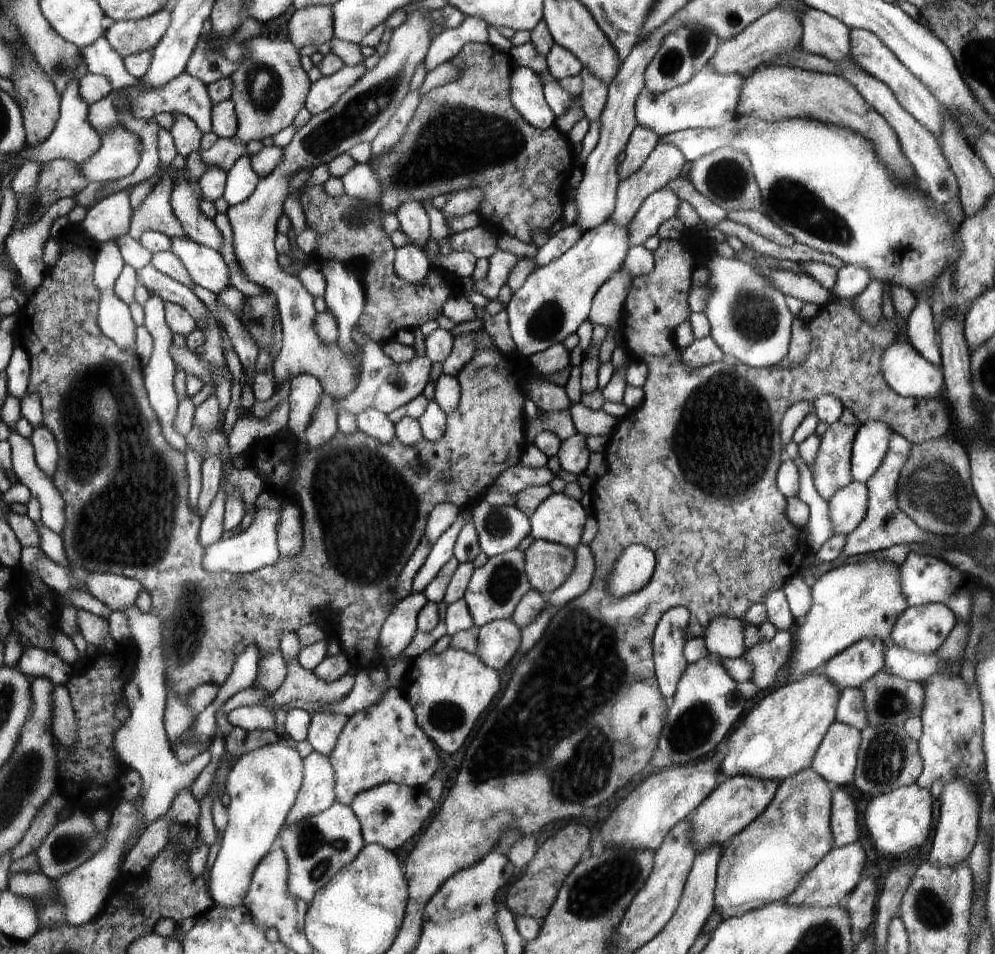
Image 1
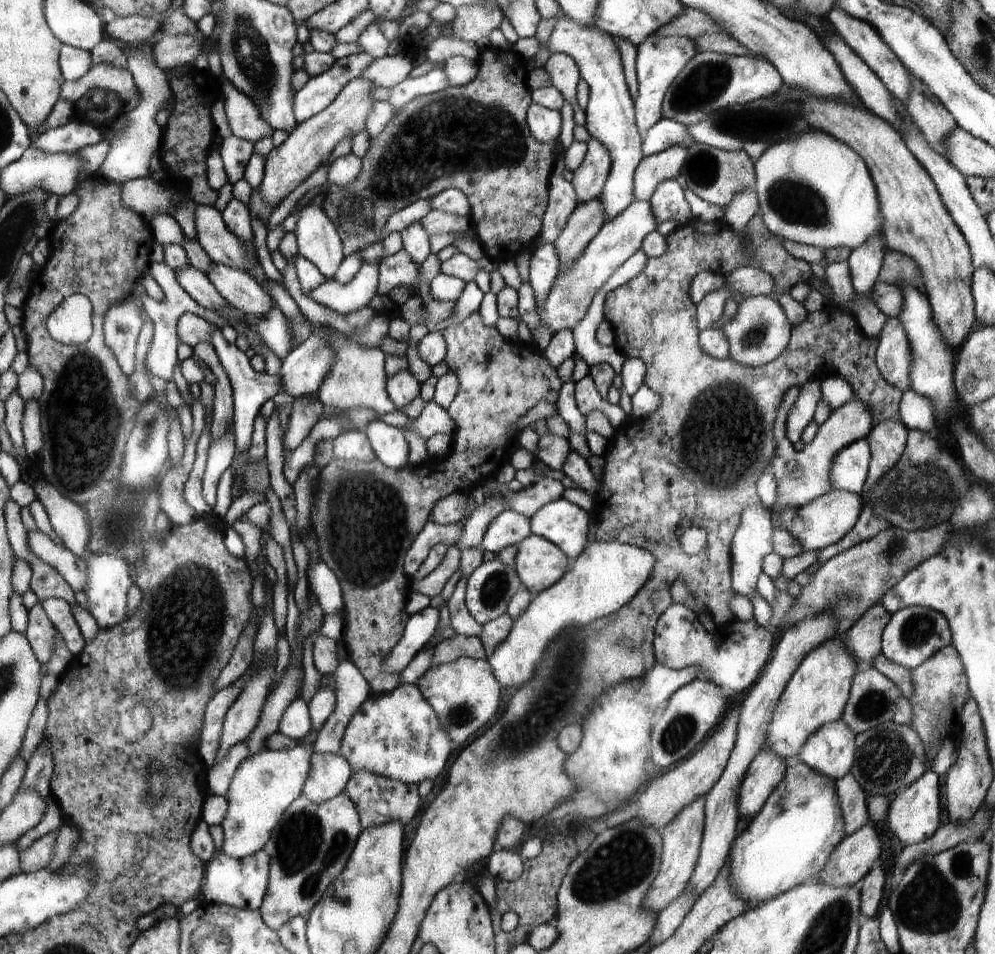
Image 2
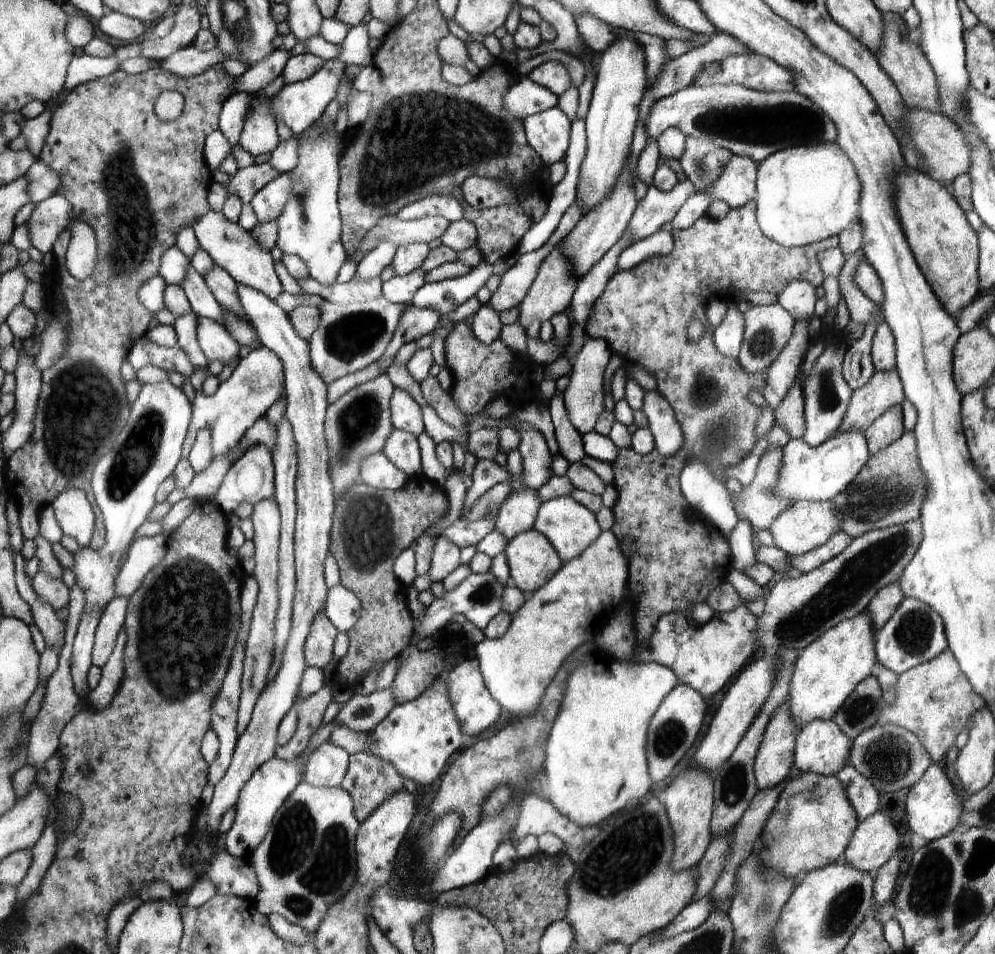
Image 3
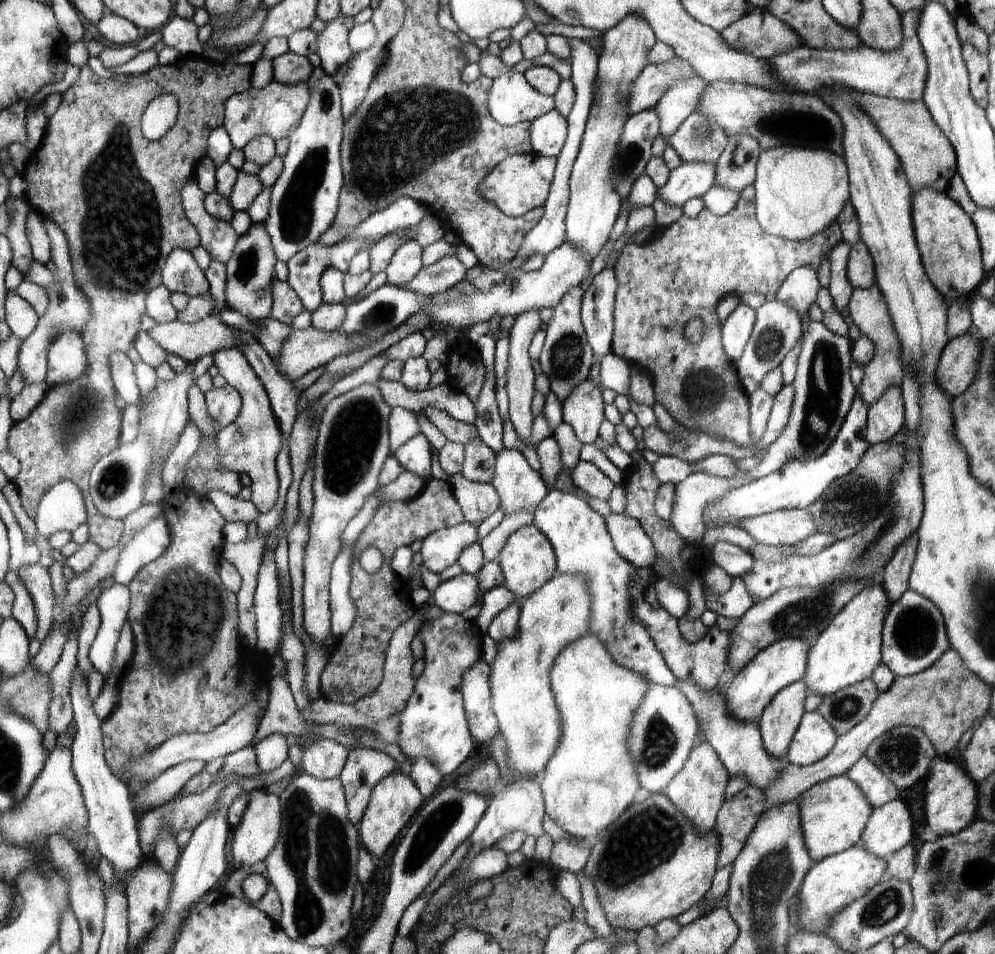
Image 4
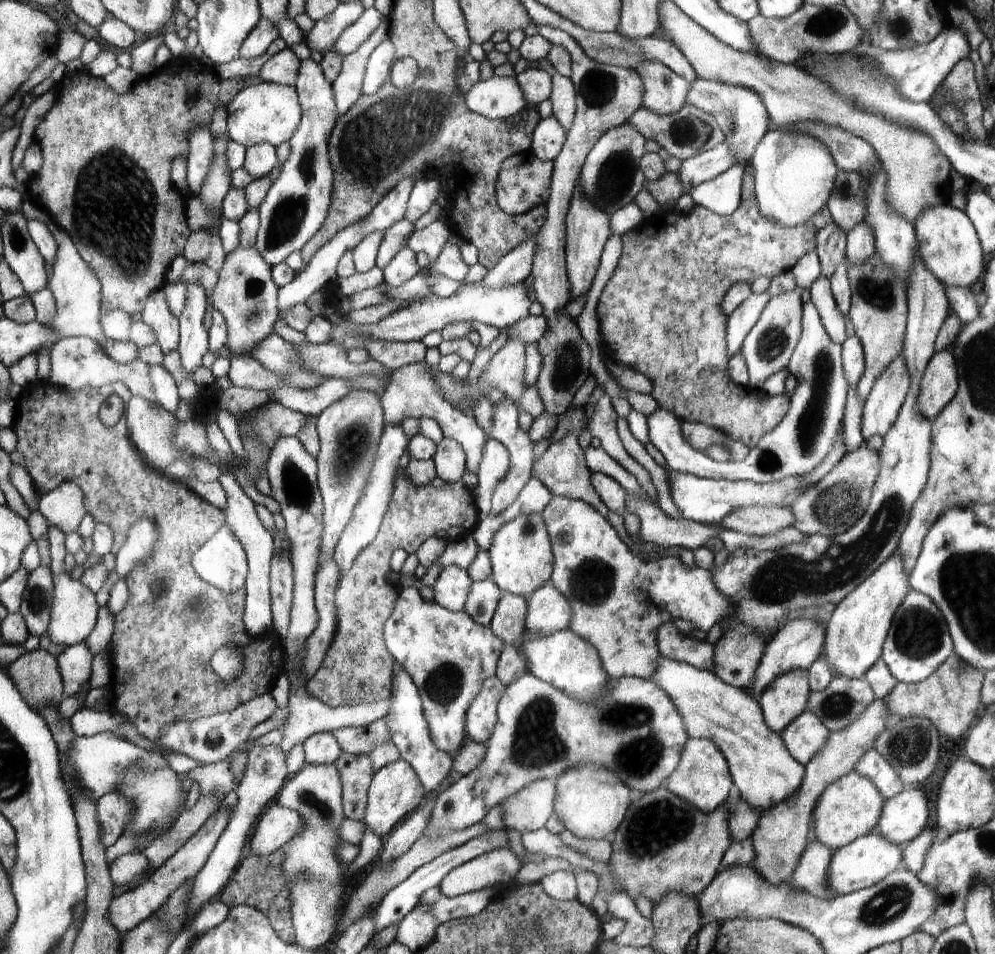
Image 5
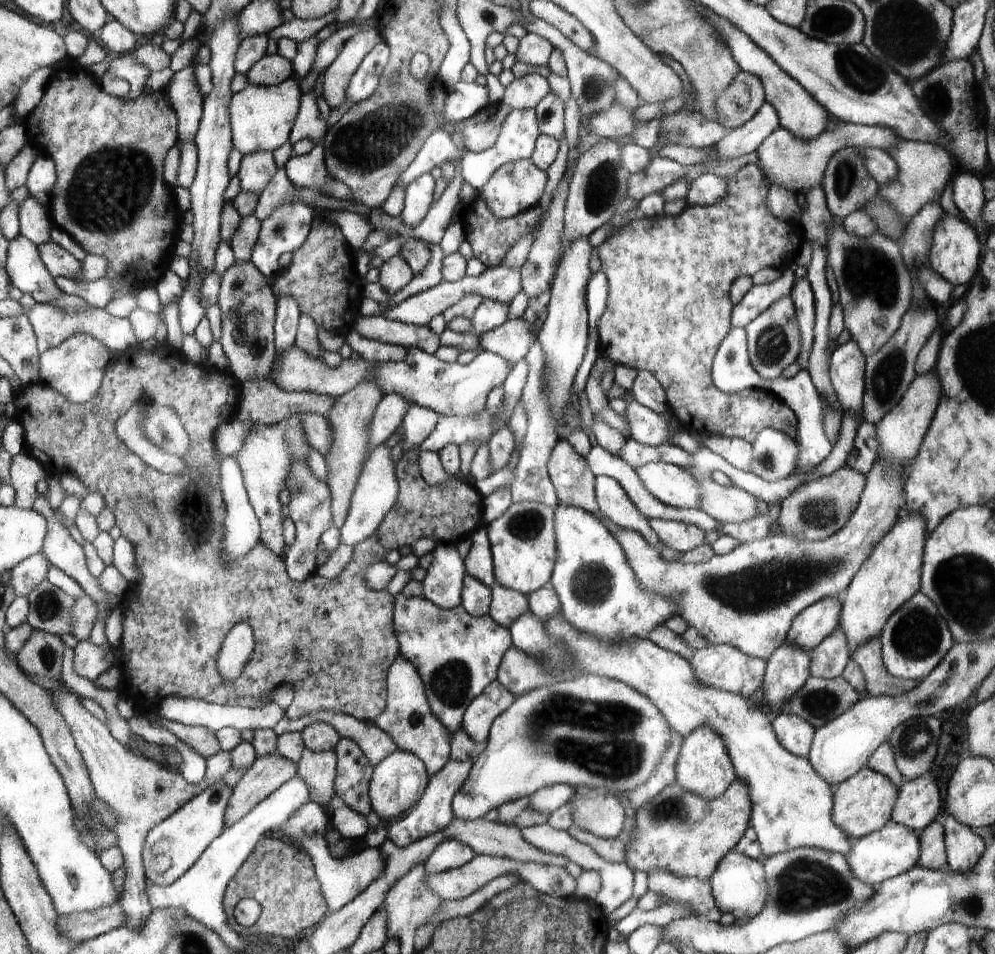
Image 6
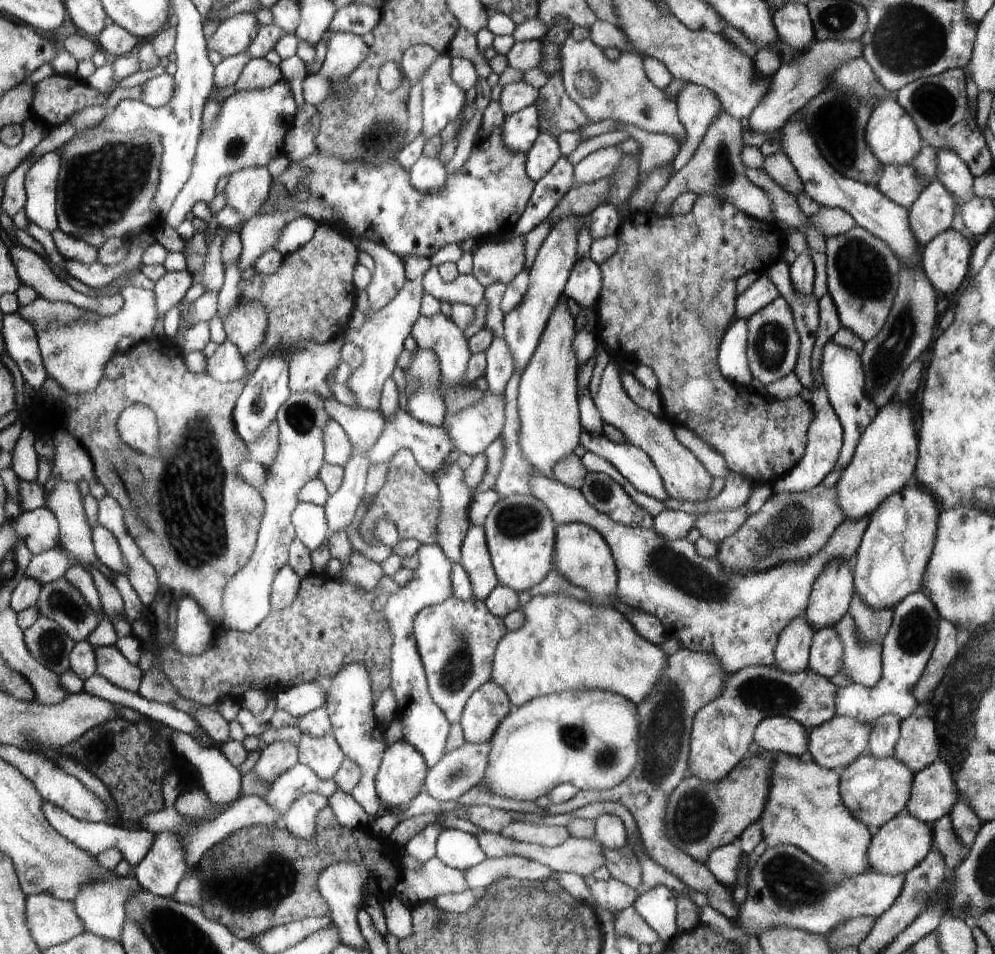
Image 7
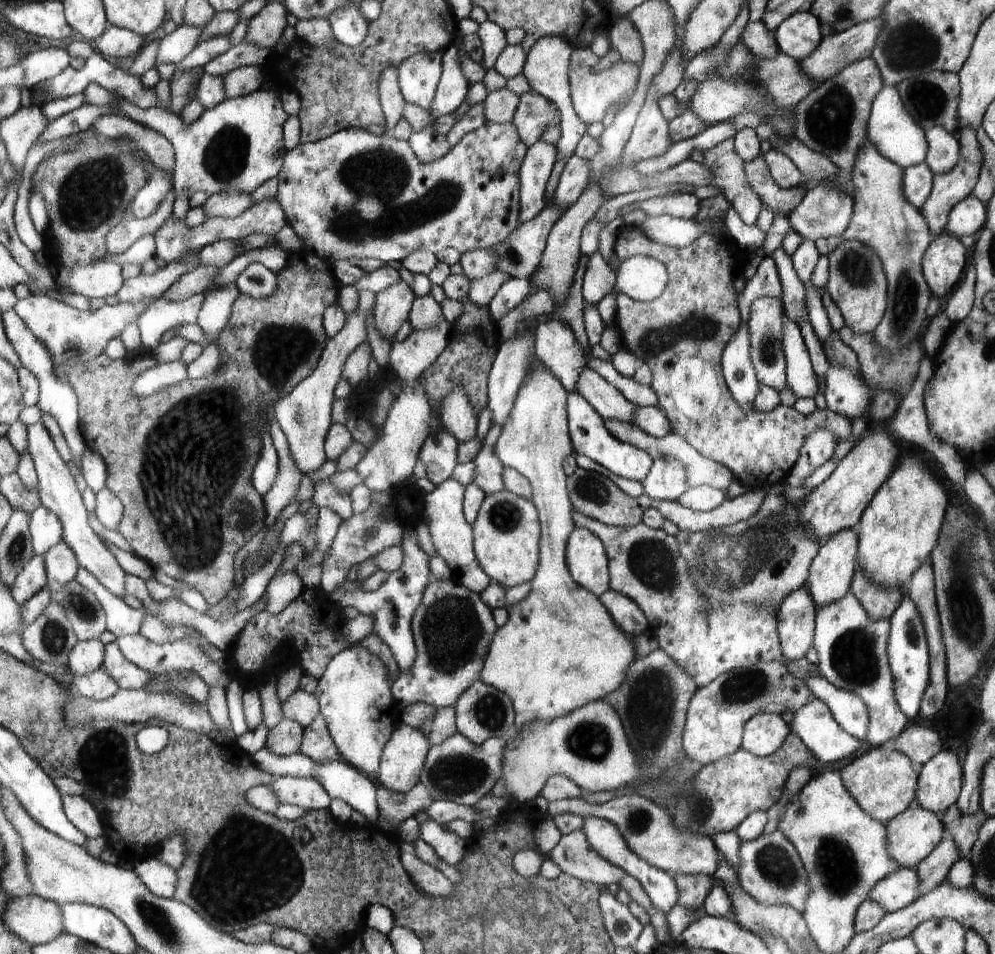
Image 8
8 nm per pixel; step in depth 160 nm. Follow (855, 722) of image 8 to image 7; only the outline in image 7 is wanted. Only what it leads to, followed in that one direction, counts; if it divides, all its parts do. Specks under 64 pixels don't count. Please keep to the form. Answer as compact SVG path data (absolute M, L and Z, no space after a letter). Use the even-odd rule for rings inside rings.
M922 591L909 594L893 608L889 631L882 639L883 676L880 684L870 688L853 683L837 690L837 715L866 721L877 719L884 713L898 715L901 719L917 713L914 686L920 681L925 666L931 660L937 639L939 612Z

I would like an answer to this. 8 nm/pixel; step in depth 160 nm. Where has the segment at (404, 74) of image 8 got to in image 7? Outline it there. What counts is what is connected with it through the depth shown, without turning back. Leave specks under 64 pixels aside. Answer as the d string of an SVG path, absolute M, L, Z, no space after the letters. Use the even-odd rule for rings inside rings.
M448 52L428 69L422 81L423 129L426 142L439 136L446 124L458 119L466 106L465 90L452 77Z

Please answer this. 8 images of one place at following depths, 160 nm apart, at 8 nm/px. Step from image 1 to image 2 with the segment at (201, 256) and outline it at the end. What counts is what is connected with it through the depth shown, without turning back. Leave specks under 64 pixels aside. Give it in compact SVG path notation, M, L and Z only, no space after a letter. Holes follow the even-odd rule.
M212 261L205 275L227 304L242 312L263 317L274 306L273 298L246 271Z

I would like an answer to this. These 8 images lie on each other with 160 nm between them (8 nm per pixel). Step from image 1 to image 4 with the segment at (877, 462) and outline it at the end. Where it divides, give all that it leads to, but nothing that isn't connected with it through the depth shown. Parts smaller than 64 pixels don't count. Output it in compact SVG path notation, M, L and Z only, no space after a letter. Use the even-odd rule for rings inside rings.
M856 394L843 425L827 451L818 458L799 461L792 459L783 468L751 483L732 489L721 501L703 514L704 522L718 517L745 519L782 509L807 509L836 479L846 476L862 464L864 451L871 445L866 438L867 406Z

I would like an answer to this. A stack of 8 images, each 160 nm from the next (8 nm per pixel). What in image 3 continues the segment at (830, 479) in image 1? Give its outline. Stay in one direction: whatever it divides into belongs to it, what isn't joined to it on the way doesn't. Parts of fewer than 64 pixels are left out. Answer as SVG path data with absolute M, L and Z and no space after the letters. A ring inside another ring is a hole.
M810 315L803 319L795 319L796 324L790 340L776 357L776 360L767 368L765 387L761 390L764 400L770 402L772 408L779 406L781 401L793 387L801 372L800 366L805 357L805 345L810 342L808 324L814 318ZM876 371L862 388L852 393L842 424L834 436L847 431L864 432L886 410L905 401L901 377L894 371ZM770 445L769 449L761 456L760 462L756 467L756 472L750 486L742 488L742 492L738 498L734 498L729 494L731 503L734 505L736 514L751 522L752 530L755 533L768 530L773 522L777 520L780 514L794 502L789 502L784 497L779 497L775 491L781 474L783 465L783 447L780 445Z

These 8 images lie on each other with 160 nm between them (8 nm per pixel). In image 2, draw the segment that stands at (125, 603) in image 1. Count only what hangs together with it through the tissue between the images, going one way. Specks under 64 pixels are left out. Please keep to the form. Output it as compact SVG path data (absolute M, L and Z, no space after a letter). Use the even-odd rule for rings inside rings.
M40 528L30 531L29 537L30 548L48 564L57 568L76 592L86 592L89 589L91 570L86 558L61 545Z

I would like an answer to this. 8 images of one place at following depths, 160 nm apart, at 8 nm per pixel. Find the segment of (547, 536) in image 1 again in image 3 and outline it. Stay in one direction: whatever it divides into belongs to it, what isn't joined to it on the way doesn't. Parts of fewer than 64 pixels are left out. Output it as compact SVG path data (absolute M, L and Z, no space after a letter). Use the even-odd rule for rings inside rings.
M570 495L544 501L538 509L533 527L549 539L564 562L580 556L602 534L595 514Z

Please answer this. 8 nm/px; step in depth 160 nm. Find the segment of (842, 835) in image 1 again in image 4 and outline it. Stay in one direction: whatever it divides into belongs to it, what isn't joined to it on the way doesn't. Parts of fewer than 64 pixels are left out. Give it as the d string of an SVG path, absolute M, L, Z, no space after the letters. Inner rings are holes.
M862 755L846 774L861 788L874 809L900 798L895 784L866 755Z

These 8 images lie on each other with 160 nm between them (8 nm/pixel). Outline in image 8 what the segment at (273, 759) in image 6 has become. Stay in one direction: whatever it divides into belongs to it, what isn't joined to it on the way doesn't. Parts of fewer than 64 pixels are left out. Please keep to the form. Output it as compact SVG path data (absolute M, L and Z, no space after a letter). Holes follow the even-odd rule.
M284 717L267 732L265 747L274 754L287 757L299 751L303 739L303 726Z

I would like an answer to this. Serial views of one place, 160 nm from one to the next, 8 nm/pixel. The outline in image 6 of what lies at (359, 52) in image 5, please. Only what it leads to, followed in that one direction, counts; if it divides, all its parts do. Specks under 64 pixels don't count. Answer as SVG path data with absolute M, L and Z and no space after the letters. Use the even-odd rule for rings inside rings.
M374 29L360 31L350 37L334 62L326 67L323 80L323 98L332 111L346 103L346 87L366 55L382 36ZM323 138L314 146L310 153L301 157L291 158L285 164L287 177L292 183L308 187L319 192L322 189L330 198L352 200L351 190L341 182L328 176L324 162Z

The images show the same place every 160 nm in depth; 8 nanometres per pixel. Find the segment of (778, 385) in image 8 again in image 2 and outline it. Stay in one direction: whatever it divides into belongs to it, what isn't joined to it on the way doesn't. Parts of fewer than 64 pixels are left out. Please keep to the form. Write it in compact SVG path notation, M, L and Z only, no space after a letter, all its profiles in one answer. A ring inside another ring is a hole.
M752 295L738 303L736 314L724 322L721 331L727 338L729 358L747 367L761 367L776 360L788 348L794 326L777 300Z

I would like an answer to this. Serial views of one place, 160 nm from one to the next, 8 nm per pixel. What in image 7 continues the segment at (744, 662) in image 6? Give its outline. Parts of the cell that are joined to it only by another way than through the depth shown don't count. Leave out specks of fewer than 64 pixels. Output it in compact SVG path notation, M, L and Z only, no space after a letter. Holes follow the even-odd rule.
M683 648L669 656L669 665L665 668L665 673L662 673L661 684L645 698L645 701L636 704L640 753L633 772L612 789L580 790L569 801L556 804L558 814L572 812L598 801L609 800L624 804L636 821L637 831L640 833L647 855L666 872L683 881L688 889L702 892L709 905L731 921L739 915L739 910L734 908L733 890L722 885L705 864L696 862L672 844L665 830L665 812L673 790L688 774L689 749L696 714L709 702L721 697L726 683L733 674L722 666L721 660L715 654Z

